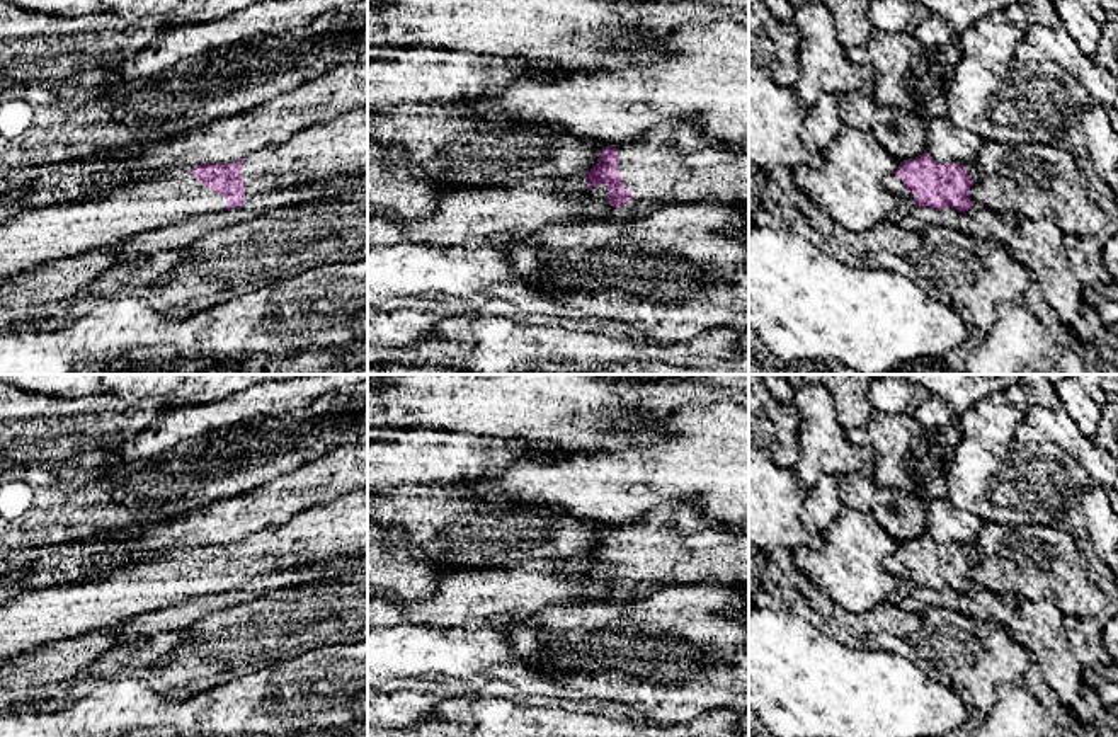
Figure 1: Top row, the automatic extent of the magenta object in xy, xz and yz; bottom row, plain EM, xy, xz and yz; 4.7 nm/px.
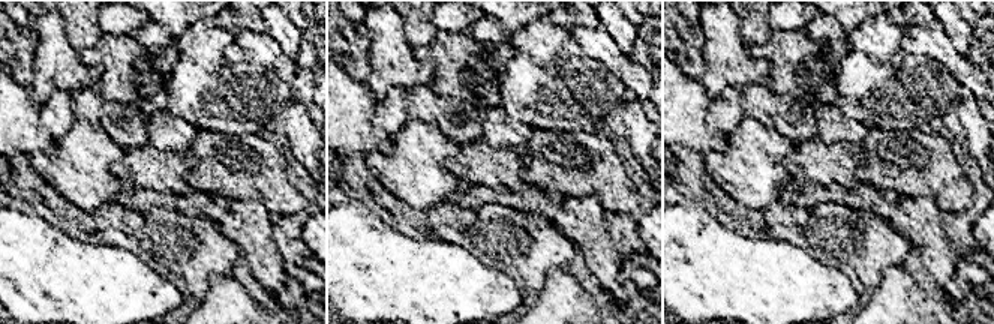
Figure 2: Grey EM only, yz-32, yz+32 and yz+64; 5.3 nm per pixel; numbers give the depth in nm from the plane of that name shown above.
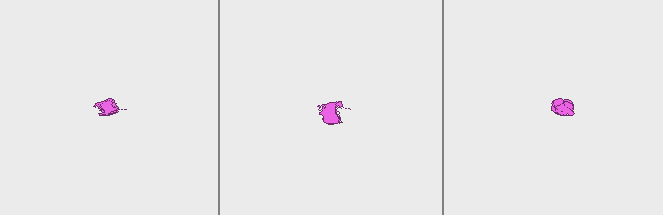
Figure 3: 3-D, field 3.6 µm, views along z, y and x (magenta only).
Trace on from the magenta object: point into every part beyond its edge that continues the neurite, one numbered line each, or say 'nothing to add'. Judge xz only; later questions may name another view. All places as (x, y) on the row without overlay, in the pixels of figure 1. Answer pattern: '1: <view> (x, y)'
1: xz (671, 545)

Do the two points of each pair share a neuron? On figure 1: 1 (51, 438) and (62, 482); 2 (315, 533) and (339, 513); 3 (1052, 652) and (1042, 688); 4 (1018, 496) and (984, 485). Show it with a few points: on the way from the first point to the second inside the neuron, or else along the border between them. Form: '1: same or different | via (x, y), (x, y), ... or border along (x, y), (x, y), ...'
1: different | border along (67, 457), (17, 465)
2: same | via (320, 531), (334, 518)
3: different | border along (1033, 661), (1043, 681), (1071, 710)
4: same | via (1009, 496), (999, 494), (992, 487)

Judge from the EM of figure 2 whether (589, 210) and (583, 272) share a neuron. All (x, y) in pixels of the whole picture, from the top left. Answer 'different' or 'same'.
different

